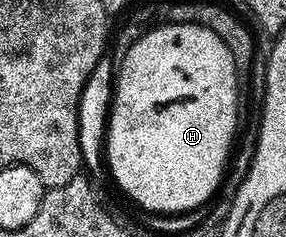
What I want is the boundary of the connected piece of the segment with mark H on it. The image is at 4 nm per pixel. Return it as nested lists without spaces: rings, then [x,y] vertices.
[[[163,23],[155,27],[149,28],[147,33],[143,33],[135,41],[135,45],[131,45],[127,49],[127,57],[123,57],[123,61],[119,64],[115,71],[115,86],[112,92],[111,110],[108,114],[107,126],[107,165],[109,161],[109,171],[113,174],[113,179],[117,182],[117,187],[130,199],[133,203],[138,203],[145,211],[154,211],[157,215],[181,215],[184,211],[193,211],[196,207],[201,207],[213,194],[217,191],[217,186],[221,183],[221,174],[225,171],[225,162],[229,159],[229,146],[233,143],[233,134],[237,131],[237,90],[239,84],[237,82],[237,74],[235,73],[235,61],[231,57],[231,49],[227,49],[227,45],[223,45],[223,37],[219,37],[219,33],[211,33],[211,29],[207,29],[202,23]]]

